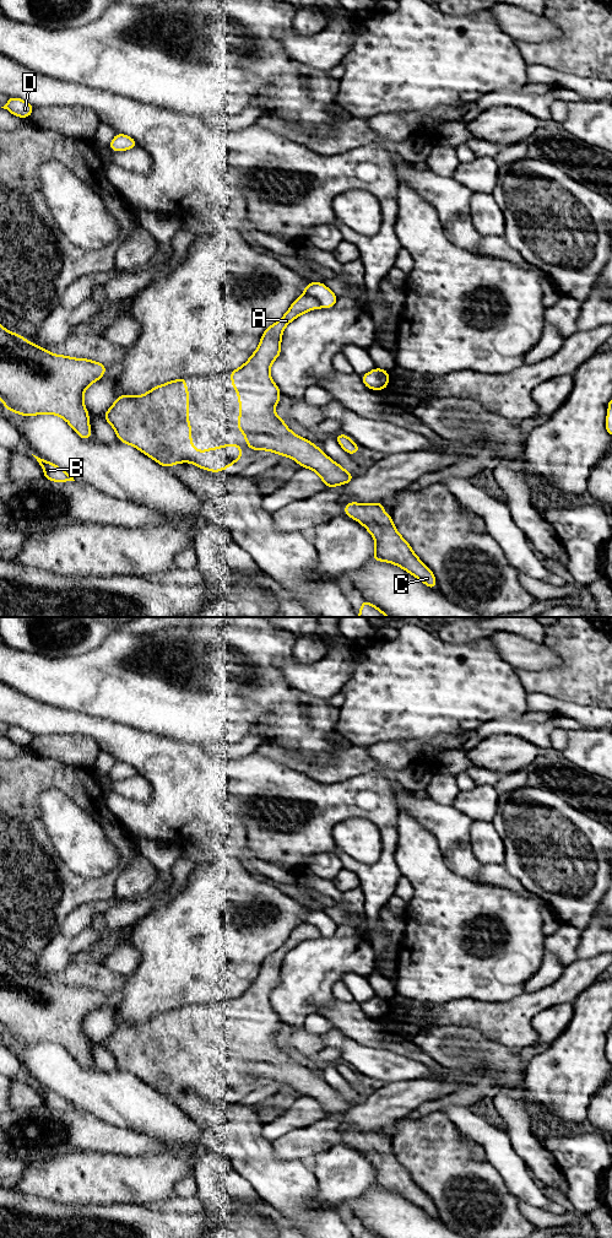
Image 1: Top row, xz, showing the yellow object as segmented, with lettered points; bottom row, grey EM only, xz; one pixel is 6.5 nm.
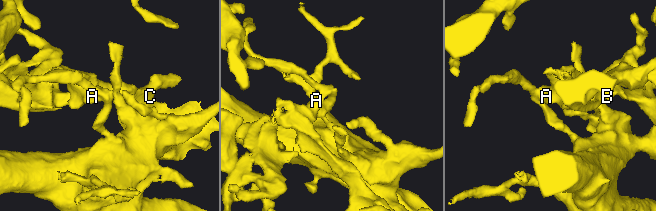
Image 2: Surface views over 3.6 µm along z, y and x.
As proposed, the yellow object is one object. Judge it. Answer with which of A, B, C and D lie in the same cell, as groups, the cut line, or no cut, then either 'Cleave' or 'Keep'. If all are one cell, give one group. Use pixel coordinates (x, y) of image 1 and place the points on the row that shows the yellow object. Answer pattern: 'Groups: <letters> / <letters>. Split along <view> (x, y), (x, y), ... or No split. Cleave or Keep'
Groups: A B C / D. Split along xz (306, 293), (310, 293), (321, 306). Cleave

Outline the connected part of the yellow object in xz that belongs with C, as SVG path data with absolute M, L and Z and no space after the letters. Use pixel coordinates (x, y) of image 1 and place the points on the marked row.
M378 503L345 504L345 515L359 521L374 537L375 553L372 561L394 563L423 582L428 588L437 589L433 572L415 555L410 544L397 532L391 515Z

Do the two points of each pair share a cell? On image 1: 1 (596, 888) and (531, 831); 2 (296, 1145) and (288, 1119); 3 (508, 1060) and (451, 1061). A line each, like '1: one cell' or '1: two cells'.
1: one cell
2: two cells
3: one cell

